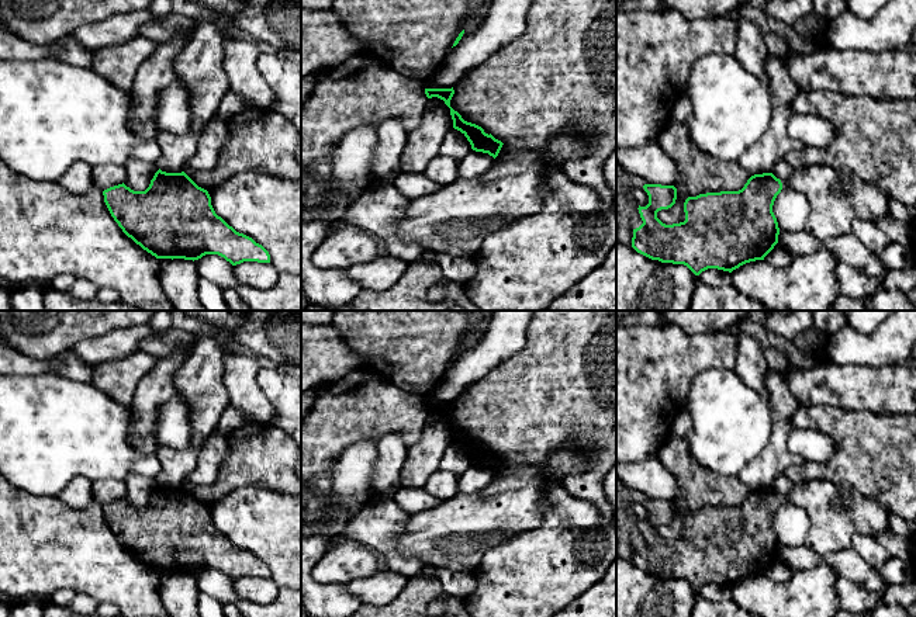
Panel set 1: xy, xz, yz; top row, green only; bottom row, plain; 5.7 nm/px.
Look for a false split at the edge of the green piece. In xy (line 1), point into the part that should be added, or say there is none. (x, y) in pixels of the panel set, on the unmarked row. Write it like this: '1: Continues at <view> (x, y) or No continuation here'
1: No continuation here

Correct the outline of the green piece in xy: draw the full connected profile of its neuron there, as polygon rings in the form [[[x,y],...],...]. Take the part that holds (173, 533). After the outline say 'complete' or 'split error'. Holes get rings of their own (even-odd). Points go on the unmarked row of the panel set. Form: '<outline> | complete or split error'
[[[159,483],[145,506],[134,506],[122,498],[104,505],[103,510],[122,547],[156,573],[194,576],[205,569],[218,569],[232,580],[243,576],[270,578],[269,566],[218,531],[208,506],[198,502],[184,486],[166,488]]] | complete

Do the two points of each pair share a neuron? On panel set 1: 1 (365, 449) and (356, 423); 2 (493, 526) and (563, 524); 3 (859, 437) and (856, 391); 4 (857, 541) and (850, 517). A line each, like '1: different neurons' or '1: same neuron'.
1: different neurons
2: different neurons
3: different neurons
4: different neurons

